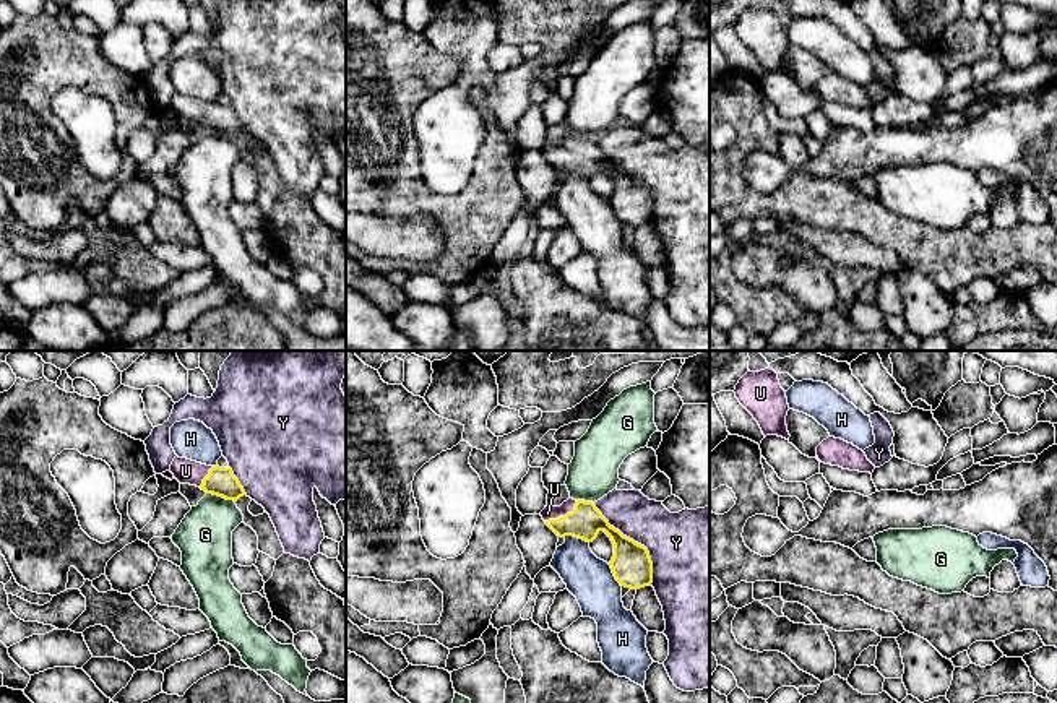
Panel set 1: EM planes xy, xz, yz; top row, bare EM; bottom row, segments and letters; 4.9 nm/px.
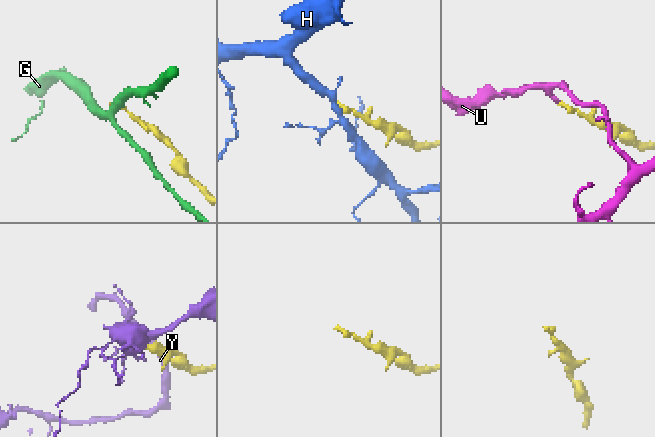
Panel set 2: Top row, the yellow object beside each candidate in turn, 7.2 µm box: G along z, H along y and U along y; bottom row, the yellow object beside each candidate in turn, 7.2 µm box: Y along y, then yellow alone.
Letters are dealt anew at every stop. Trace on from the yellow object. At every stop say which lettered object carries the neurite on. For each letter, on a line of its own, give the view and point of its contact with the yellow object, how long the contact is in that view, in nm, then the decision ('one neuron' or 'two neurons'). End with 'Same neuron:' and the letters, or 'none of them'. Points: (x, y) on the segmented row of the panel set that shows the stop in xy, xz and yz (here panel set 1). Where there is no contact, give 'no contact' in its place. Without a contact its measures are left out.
G: contact xy (221, 495); length 150 nm; two neurons
H: contact xz (577, 536); length 130 nm; two neurons
U: contact xz (565, 515); length 190 nm; one neuron
Y: contact xz (637, 543); length 500 nm; two neurons
Same neuron: U

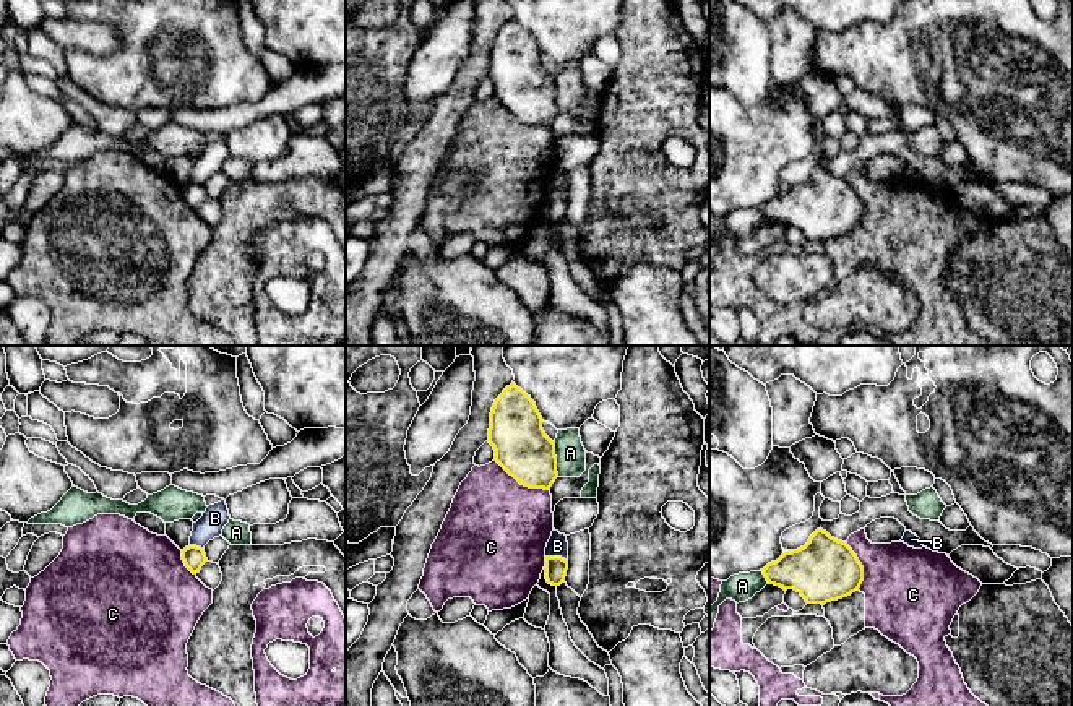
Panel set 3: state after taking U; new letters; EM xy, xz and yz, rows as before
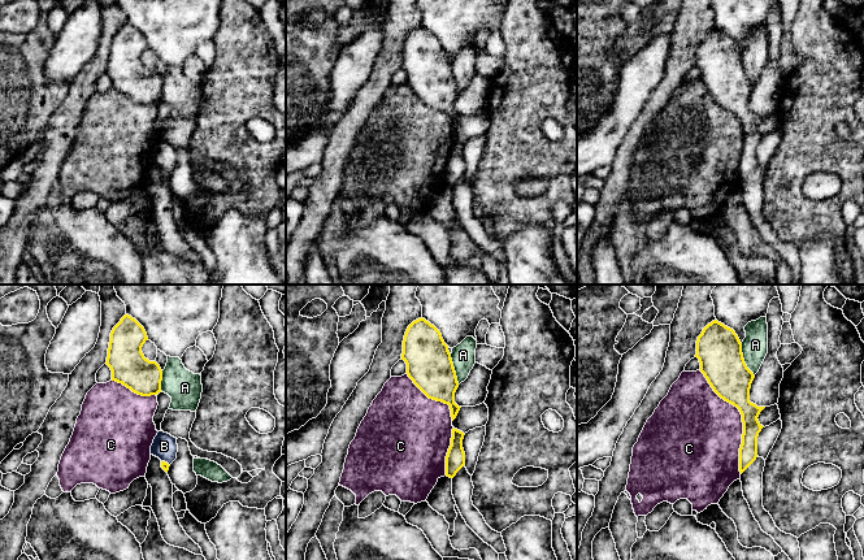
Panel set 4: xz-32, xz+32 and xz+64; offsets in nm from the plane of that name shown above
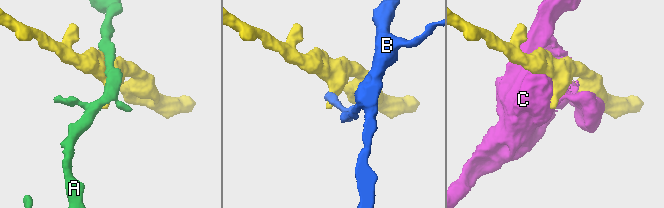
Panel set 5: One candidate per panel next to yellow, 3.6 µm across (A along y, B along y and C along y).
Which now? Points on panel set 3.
A: contact xz (555, 460); length 180 nm; two neurons
B: contact xz (557, 557); length 120 nm; two neurons
C: contact xz (521, 484); length 320 nm; two neurons
Same neuron: none of them

